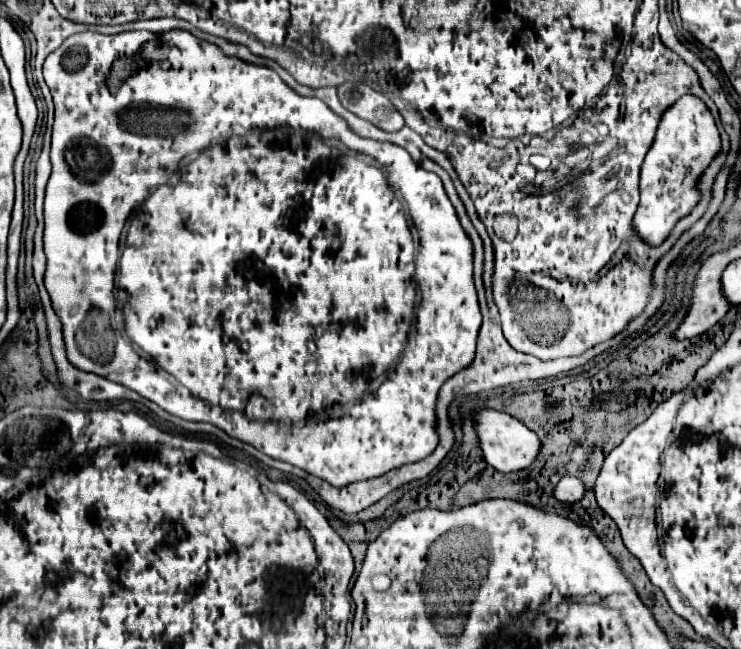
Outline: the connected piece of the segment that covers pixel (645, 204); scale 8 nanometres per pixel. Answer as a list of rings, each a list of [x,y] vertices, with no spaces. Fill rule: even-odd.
[[[682,95],[660,119],[654,143],[640,171],[640,205],[632,219],[638,237],[650,245],[662,245],[676,223],[690,215],[700,201],[698,183],[704,169],[720,155],[720,133],[710,109],[696,95]]]

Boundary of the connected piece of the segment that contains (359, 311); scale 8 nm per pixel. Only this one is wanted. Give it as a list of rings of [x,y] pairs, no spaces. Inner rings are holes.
[[[173,29],[173,30],[171,30],[171,31],[167,31],[167,32],[164,32],[164,33],[160,33],[160,34],[159,34],[159,35],[156,35],[156,33],[148,33],[148,31],[126,31],[126,33],[116,33],[116,35],[102,35],[102,33],[92,33],[92,31],[84,31],[84,33],[78,33],[78,35],[72,35],[72,37],[68,37],[68,39],[66,39],[66,41],[64,41],[64,43],[62,43],[62,47],[60,47],[60,49],[56,49],[56,51],[54,51],[54,53],[50,53],[50,55],[48,55],[48,57],[46,57],[46,61],[44,61],[44,79],[46,79],[46,85],[48,85],[48,87],[50,87],[50,93],[52,93],[52,99],[54,99],[54,107],[56,107],[56,113],[54,113],[54,127],[52,127],[52,151],[50,151],[50,159],[52,159],[52,175],[50,175],[50,181],[48,181],[48,187],[46,187],[46,199],[44,199],[44,219],[46,219],[46,225],[44,225],[44,253],[46,253],[46,261],[48,261],[48,265],[46,265],[46,273],[44,273],[44,285],[46,285],[46,291],[48,291],[48,295],[50,295],[50,301],[52,301],[52,307],[54,307],[54,313],[56,313],[56,315],[58,315],[58,319],[60,319],[60,323],[62,323],[62,335],[64,335],[64,345],[66,345],[66,357],[68,357],[68,361],[70,361],[70,363],[72,363],[72,365],[74,365],[74,367],[78,367],[78,369],[80,369],[80,371],[90,371],[90,373],[96,373],[96,375],[100,375],[100,377],[104,377],[104,379],[110,379],[110,381],[114,381],[114,383],[120,383],[120,385],[124,385],[124,387],[128,387],[128,389],[132,389],[132,391],[136,391],[136,393],[140,393],[140,395],[142,395],[142,397],[146,397],[146,399],[150,399],[150,401],[154,401],[154,403],[156,403],[156,405],[160,405],[160,407],[162,407],[162,409],[164,409],[164,411],[168,411],[168,413],[172,413],[172,415],[176,415],[176,417],[180,417],[180,419],[186,419],[186,421],[204,421],[204,423],[212,423],[212,425],[216,425],[216,427],[220,427],[220,429],[222,429],[222,431],[226,431],[226,433],[228,433],[228,435],[230,435],[230,437],[234,437],[234,439],[240,439],[240,441],[244,441],[244,443],[250,443],[250,445],[254,445],[254,447],[256,447],[256,449],[258,449],[258,451],[262,451],[262,453],[266,453],[266,455],[268,455],[268,457],[272,457],[272,459],[278,459],[278,461],[284,461],[284,463],[290,463],[290,465],[296,465],[296,467],[300,467],[300,469],[304,469],[304,471],[308,471],[308,473],[310,473],[310,475],[316,475],[316,477],[320,477],[320,479],[324,479],[324,481],[330,481],[330,483],[332,483],[332,485],[334,485],[334,487],[346,487],[346,485],[350,485],[350,483],[354,483],[354,481],[364,481],[364,479],[374,479],[374,477],[380,477],[380,475],[384,475],[384,473],[388,473],[388,471],[390,471],[390,469],[396,469],[396,467],[400,467],[400,465],[406,465],[406,463],[414,463],[414,461],[420,461],[420,459],[424,459],[424,457],[428,457],[428,455],[430,455],[430,453],[432,453],[432,451],[434,451],[434,449],[436,449],[436,447],[438,447],[438,433],[436,433],[436,401],[438,401],[438,391],[440,391],[440,387],[442,387],[442,385],[444,385],[444,383],[446,383],[446,381],[448,381],[448,379],[450,379],[450,377],[452,377],[452,375],[456,375],[456,373],[460,373],[460,371],[462,371],[462,369],[466,369],[466,367],[468,367],[468,365],[472,365],[472,361],[474,361],[474,355],[476,355],[476,337],[478,337],[478,331],[480,331],[480,325],[482,325],[482,313],[480,313],[480,305],[478,305],[478,295],[476,295],[476,287],[474,287],[474,277],[472,277],[472,275],[474,275],[474,247],[472,247],[472,241],[470,241],[470,237],[468,237],[468,235],[466,235],[466,231],[464,231],[464,229],[462,229],[462,225],[460,225],[460,219],[458,219],[458,215],[456,215],[456,209],[454,209],[454,205],[452,205],[452,203],[450,203],[450,199],[448,199],[448,195],[446,195],[446,191],[444,191],[444,185],[442,185],[442,181],[440,181],[440,177],[438,177],[438,175],[436,175],[436,173],[430,173],[430,171],[426,171],[426,169],[422,169],[422,167],[420,167],[420,165],[418,165],[418,163],[416,163],[416,161],[414,161],[414,159],[412,159],[412,157],[410,157],[410,153],[408,153],[408,151],[406,151],[406,149],[402,149],[402,147],[398,147],[398,145],[394,145],[394,143],[380,143],[380,141],[372,141],[372,139],[364,139],[364,137],[358,137],[358,135],[356,135],[356,133],[354,133],[354,131],[352,131],[352,129],[350,129],[350,127],[348,127],[348,123],[346,123],[346,121],[344,121],[344,119],[342,119],[342,117],[340,117],[340,115],[336,115],[336,113],[334,113],[334,111],[332,111],[332,109],[330,109],[330,107],[328,107],[328,105],[326,105],[326,103],[324,103],[324,101],[322,101],[322,99],[316,99],[316,97],[302,97],[302,95],[298,95],[298,93],[296,93],[296,91],[294,91],[294,89],[290,89],[290,87],[288,87],[288,85],[286,85],[286,83],[284,83],[284,81],[282,81],[282,79],[280,79],[280,77],[278,77],[278,73],[276,73],[276,71],[274,71],[274,69],[270,69],[270,67],[264,67],[264,65],[252,65],[252,63],[246,63],[246,61],[242,61],[242,59],[238,59],[238,57],[230,57],[230,55],[226,55],[226,53],[222,53],[222,49],[220,49],[220,47],[216,47],[216,45],[214,45],[214,43],[208,43],[208,41],[202,41],[202,39],[198,39],[198,37],[194,37],[194,35],[192,35],[192,33],[188,33],[188,31],[185,31],[185,30],[181,30],[181,29]],[[158,39],[160,39],[160,40],[161,40],[161,42],[162,42],[162,43],[163,43],[163,44],[164,44],[164,43],[167,43],[167,42],[171,42],[171,43],[170,43],[170,45],[168,45],[168,47],[166,47],[166,55],[164,55],[164,57],[160,57],[160,59],[158,59],[158,63],[150,63],[150,67],[146,67],[146,69],[142,69],[142,71],[138,71],[138,73],[134,73],[134,75],[130,75],[130,77],[126,77],[126,79],[124,79],[124,83],[120,83],[120,87],[118,87],[118,89],[110,89],[110,87],[108,87],[108,77],[110,77],[110,69],[112,69],[112,63],[114,63],[114,59],[116,59],[116,57],[120,57],[120,55],[130,55],[130,57],[136,57],[136,55],[138,55],[138,51],[140,51],[140,47],[142,47],[142,45],[144,45],[144,43],[146,43],[146,41],[156,41],[156,43],[158,43]],[[332,139],[334,139],[334,141],[342,141],[342,143],[344,143],[344,145],[348,145],[348,147],[350,147],[350,149],[354,149],[354,151],[348,151],[348,147],[340,147],[340,143],[332,143]],[[360,153],[364,153],[364,155],[370,155],[370,157],[374,157],[374,159],[376,159],[376,161],[378,161],[378,163],[368,163],[368,159],[364,159],[364,155],[360,155]],[[396,191],[402,191],[402,195],[404,195],[404,199],[406,199],[406,203],[408,203],[408,211],[410,211],[410,217],[412,217],[412,221],[414,221],[414,225],[416,225],[416,227],[420,227],[420,229],[418,229],[418,231],[420,231],[420,247],[418,247],[418,253],[416,253],[416,246],[415,246],[415,244],[414,244],[414,237],[415,237],[415,235],[414,235],[414,234],[415,234],[415,232],[414,232],[414,230],[413,230],[413,228],[412,228],[412,221],[411,221],[411,220],[410,220],[410,219],[408,219],[408,216],[407,216],[407,214],[406,214],[406,213],[405,213],[405,214],[404,214],[404,208],[403,208],[403,205],[402,205],[402,204],[401,204],[401,203],[400,203],[400,201],[398,201],[398,199],[396,199]],[[134,209],[136,209],[136,213],[134,213],[134,217],[132,217],[132,223],[130,223],[130,227],[128,227],[128,235],[126,235],[126,241],[124,241],[124,245],[122,245],[122,255],[120,255],[120,249],[119,249],[119,248],[120,248],[120,246],[121,246],[121,240],[122,240],[122,239],[121,239],[121,236],[123,236],[123,233],[122,233],[122,232],[123,232],[123,229],[124,229],[124,227],[125,227],[125,223],[128,223],[128,222],[127,222],[127,221],[128,221],[128,220],[129,220],[129,219],[130,219],[130,217],[131,217],[131,215],[132,215],[132,211],[134,211]],[[117,268],[118,268],[118,303],[122,303],[122,319],[124,319],[124,327],[122,327],[122,323],[116,323],[116,321],[114,321],[114,315],[116,315],[116,311],[118,311],[118,303],[116,303],[116,291],[114,291],[114,289],[116,289],[116,283],[114,283],[114,279],[116,279],[116,270],[117,270]],[[416,287],[420,287],[420,291],[422,291],[422,301],[420,301],[420,305],[418,305],[418,311],[416,311],[416,319],[412,319],[412,315],[414,315],[414,307],[416,307]],[[130,341],[132,341],[132,343],[134,343],[134,345],[136,345],[136,347],[140,347],[140,349],[142,349],[142,351],[144,351],[144,353],[146,353],[146,355],[148,355],[148,357],[150,357],[150,361],[154,361],[154,363],[156,363],[156,365],[158,365],[158,367],[162,367],[162,369],[164,369],[164,371],[166,371],[166,373],[164,373],[164,371],[156,371],[156,367],[148,367],[148,361],[146,361],[146,359],[142,359],[142,357],[140,357],[140,355],[138,355],[138,351],[136,351],[136,349],[134,349],[134,345],[132,345],[132,343],[130,343]],[[382,375],[384,375],[384,377],[386,377],[386,379],[384,379],[384,383],[382,383],[382,385],[378,385],[378,390],[377,390],[377,391],[376,391],[376,393],[370,393],[370,395],[368,395],[368,383],[370,383],[370,381],[374,381],[374,379],[378,379],[378,377],[382,377]]]

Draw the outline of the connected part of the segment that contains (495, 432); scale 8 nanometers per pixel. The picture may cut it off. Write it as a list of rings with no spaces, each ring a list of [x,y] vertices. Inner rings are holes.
[[[490,409],[474,413],[474,419],[476,419],[476,429],[478,429],[480,443],[482,443],[484,459],[490,467],[502,473],[514,473],[514,471],[528,469],[536,461],[542,449],[542,443],[540,443],[540,437],[532,429],[528,429],[524,423],[510,417],[508,413],[490,411]]]

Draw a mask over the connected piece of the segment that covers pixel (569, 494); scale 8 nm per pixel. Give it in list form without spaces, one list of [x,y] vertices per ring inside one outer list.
[[[564,477],[560,479],[560,483],[556,485],[554,489],[554,495],[558,501],[564,501],[564,503],[576,503],[584,497],[584,493],[588,491],[588,487],[576,479],[576,477]]]

